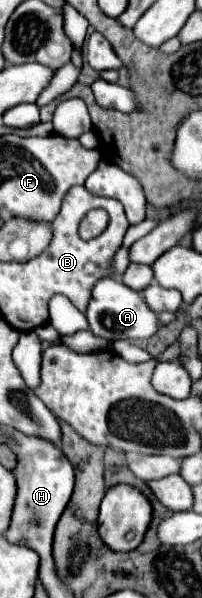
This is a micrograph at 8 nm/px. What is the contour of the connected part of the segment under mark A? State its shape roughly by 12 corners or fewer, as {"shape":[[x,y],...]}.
{"shape":[[106,277],[92,289],[90,331],[148,339],[160,323],[140,291]]}

